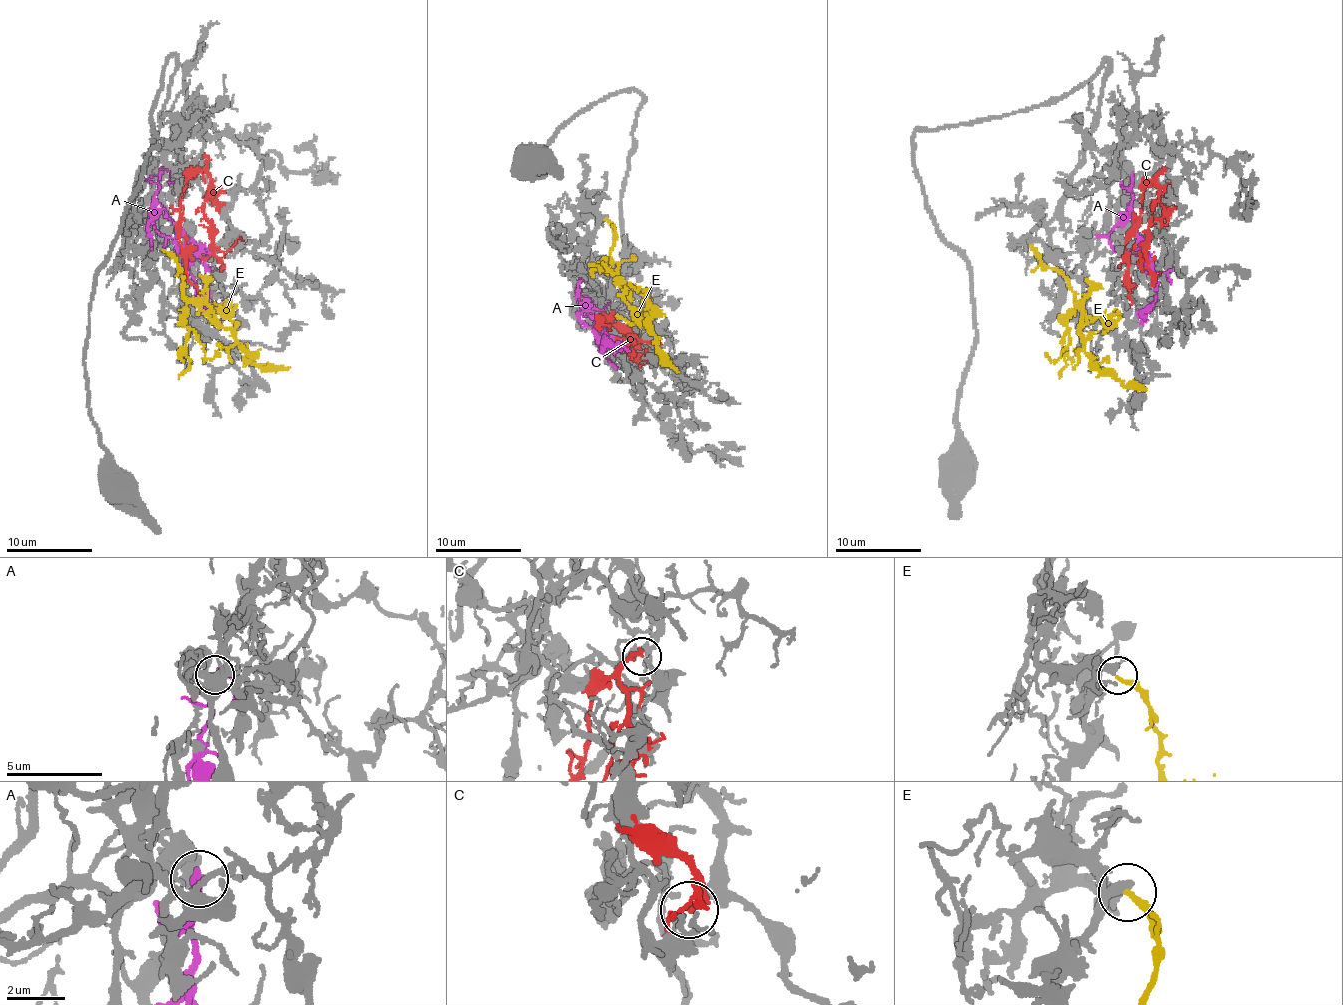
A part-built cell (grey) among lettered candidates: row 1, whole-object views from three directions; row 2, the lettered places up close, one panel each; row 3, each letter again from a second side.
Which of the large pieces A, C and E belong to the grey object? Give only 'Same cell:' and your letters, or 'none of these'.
Same cell: E

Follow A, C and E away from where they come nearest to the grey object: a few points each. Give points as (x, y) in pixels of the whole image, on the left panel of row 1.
A: (161, 169), (154, 199), (175, 226), (176, 251), (189, 268), (201, 299), (207, 295), (213, 302), (225, 301)
C: (205, 157), (207, 164), (187, 180), (180, 215), (184, 276), (197, 288), (197, 295)
E: (164, 250), (177, 264), (182, 280), (181, 290), (189, 298), (207, 306), (247, 356), (264, 369), (290, 367)

